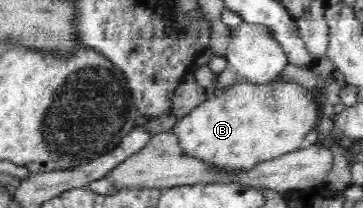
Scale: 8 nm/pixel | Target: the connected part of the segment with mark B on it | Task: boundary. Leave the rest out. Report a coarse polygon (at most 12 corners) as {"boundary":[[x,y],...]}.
{"boundary":[[238,83],[172,128],[228,170],[296,152],[318,123],[310,89]]}

